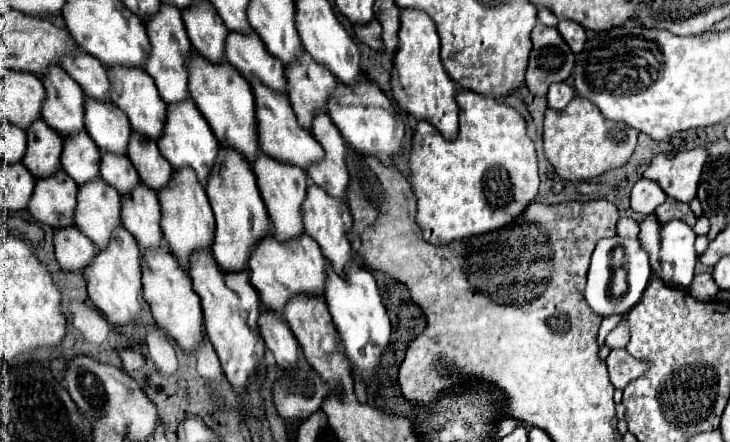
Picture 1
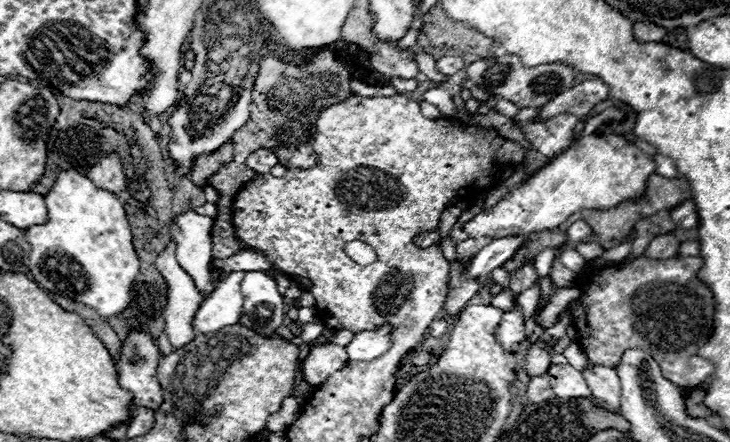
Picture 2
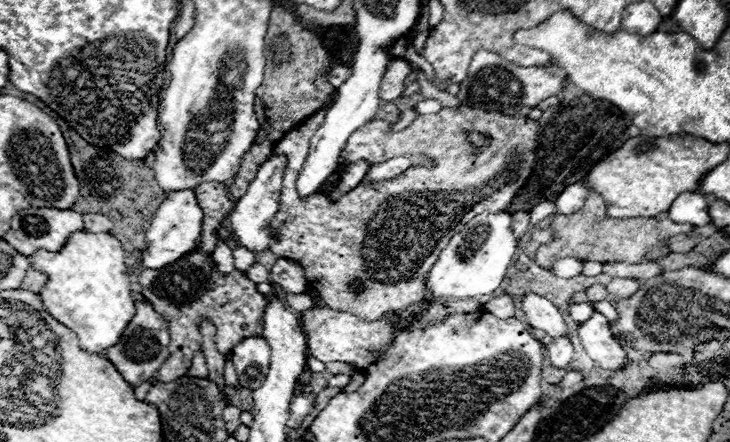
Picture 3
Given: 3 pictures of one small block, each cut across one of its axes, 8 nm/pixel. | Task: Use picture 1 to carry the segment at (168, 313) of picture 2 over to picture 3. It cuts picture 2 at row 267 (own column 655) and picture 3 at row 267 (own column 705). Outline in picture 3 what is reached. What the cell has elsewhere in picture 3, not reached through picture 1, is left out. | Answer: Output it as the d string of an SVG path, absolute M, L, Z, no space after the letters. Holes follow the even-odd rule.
M194 190L170 192L166 200L162 202L162 206L158 208L158 212L154 214L152 224L146 232L146 254L148 256L142 256L142 264L146 268L160 270L162 266L170 266L178 262L178 258L190 254L190 250L194 250L200 244L202 220L204 220L204 214L196 202Z

